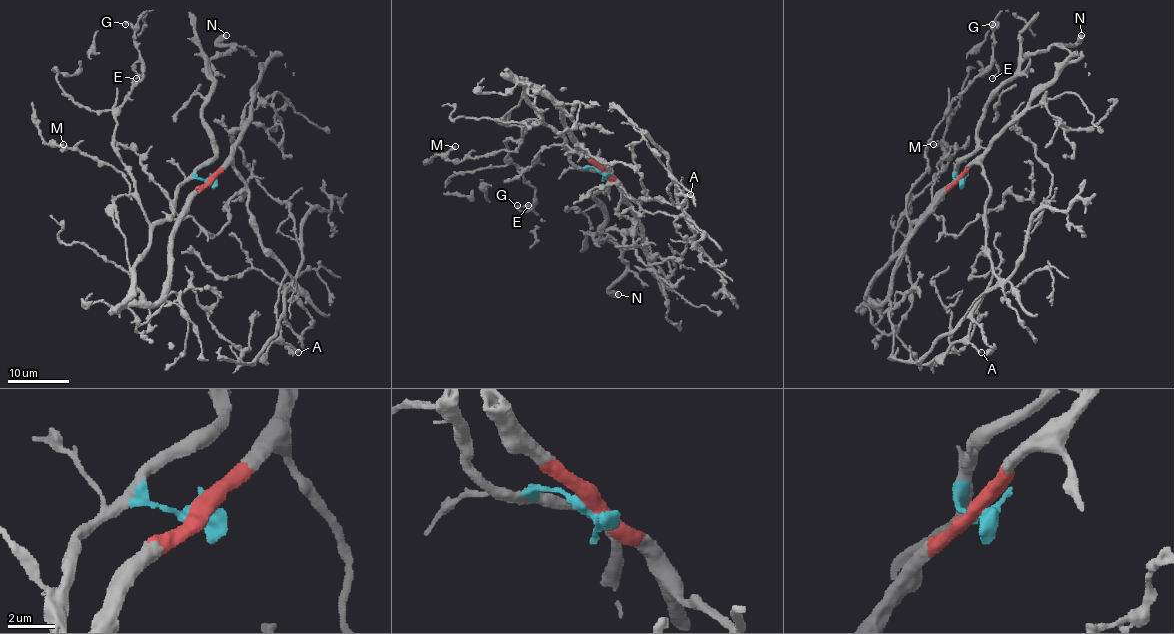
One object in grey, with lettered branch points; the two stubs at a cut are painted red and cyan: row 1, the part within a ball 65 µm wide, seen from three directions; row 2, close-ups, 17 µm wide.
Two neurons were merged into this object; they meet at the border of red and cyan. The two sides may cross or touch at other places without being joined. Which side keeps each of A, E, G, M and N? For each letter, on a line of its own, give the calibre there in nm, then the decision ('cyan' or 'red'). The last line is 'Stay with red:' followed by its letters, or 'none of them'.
A: 180 nm | red
E: 200 nm | cyan
G: 320 nm | cyan
M: 300 nm | cyan
N: 550 nm | cyan
Stay with red: A

